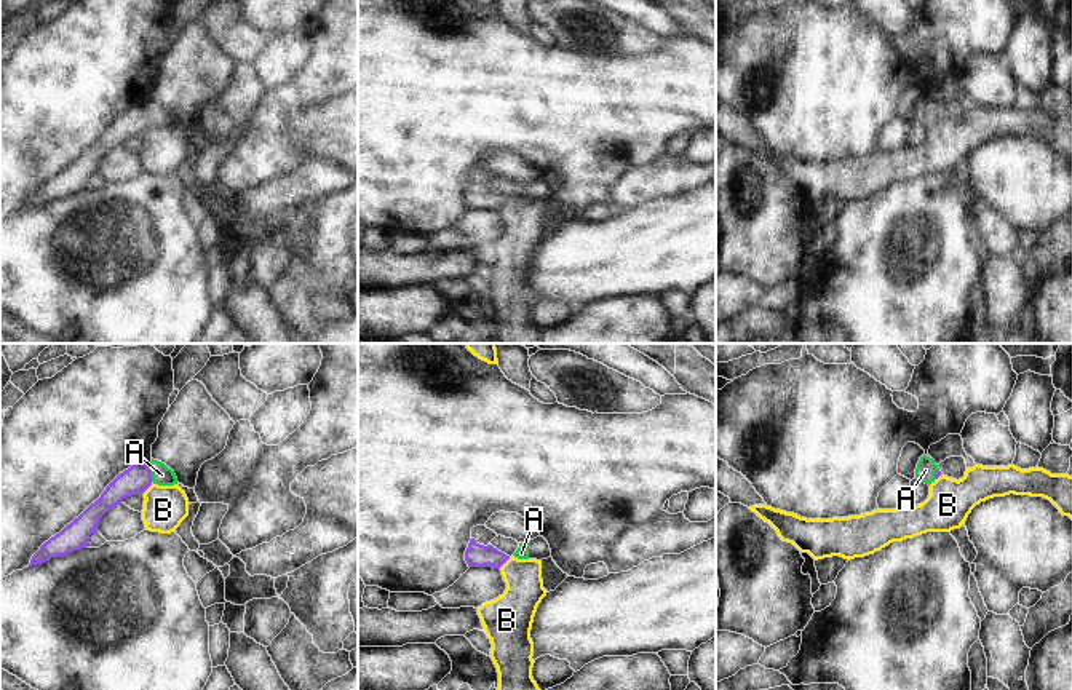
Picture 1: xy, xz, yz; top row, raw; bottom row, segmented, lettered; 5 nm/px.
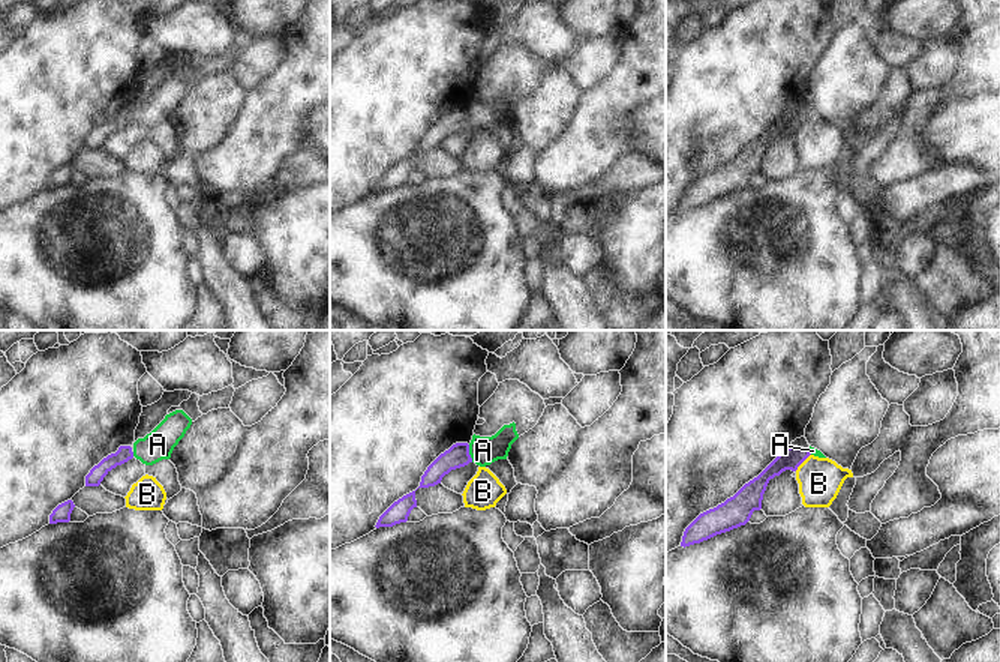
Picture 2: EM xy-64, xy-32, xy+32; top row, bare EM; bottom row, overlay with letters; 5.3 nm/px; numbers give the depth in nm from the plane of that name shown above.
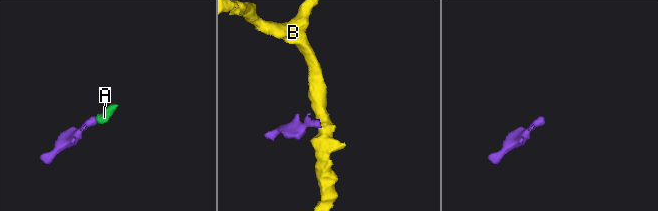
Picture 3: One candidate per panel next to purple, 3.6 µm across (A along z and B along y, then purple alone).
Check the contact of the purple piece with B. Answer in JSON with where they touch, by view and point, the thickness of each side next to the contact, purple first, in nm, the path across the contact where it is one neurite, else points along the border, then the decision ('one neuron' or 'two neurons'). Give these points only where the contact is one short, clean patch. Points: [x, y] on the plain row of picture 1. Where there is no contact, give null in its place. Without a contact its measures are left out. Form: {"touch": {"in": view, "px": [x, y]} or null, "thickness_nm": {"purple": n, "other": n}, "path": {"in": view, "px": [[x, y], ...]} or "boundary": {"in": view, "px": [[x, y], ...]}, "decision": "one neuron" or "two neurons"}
{"touch": {"in": "xy", "px": [147, 130]}, "thickness_nm": {"purple": 140, "other": 220}, "boundary": {"in": "xy", "px": [[152, 125], [142, 134]]}, "decision": "two neurons"}

